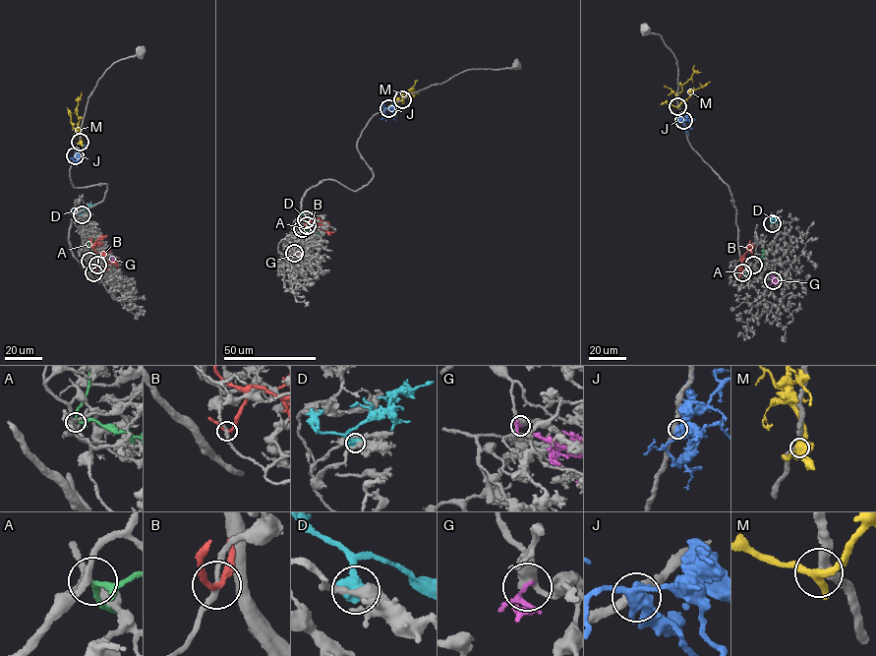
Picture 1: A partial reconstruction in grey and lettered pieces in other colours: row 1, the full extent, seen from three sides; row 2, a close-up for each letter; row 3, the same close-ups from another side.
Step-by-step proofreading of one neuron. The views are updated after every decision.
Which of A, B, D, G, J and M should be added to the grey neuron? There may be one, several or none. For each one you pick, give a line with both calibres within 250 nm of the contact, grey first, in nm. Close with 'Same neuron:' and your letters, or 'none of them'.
Same neuron: none of them

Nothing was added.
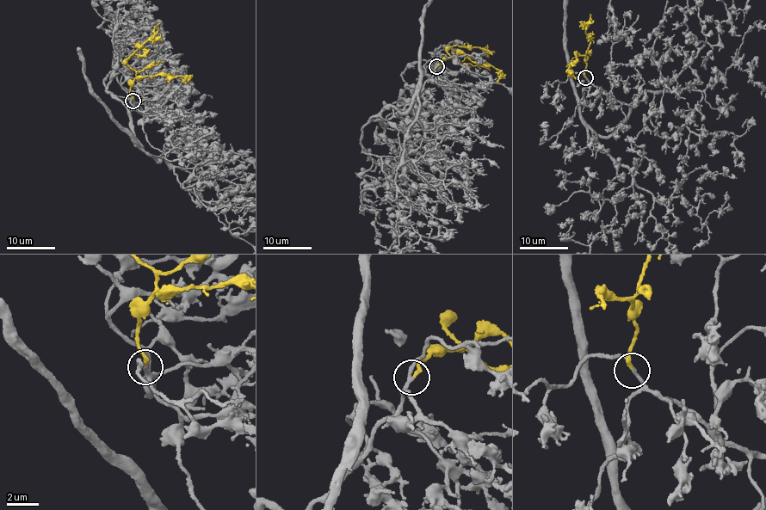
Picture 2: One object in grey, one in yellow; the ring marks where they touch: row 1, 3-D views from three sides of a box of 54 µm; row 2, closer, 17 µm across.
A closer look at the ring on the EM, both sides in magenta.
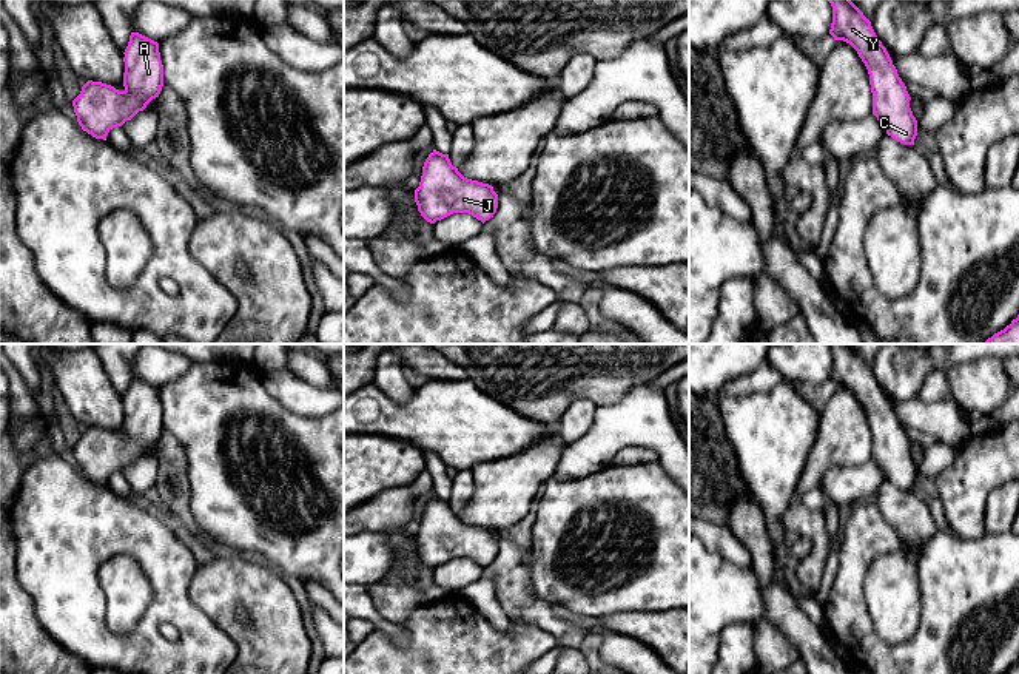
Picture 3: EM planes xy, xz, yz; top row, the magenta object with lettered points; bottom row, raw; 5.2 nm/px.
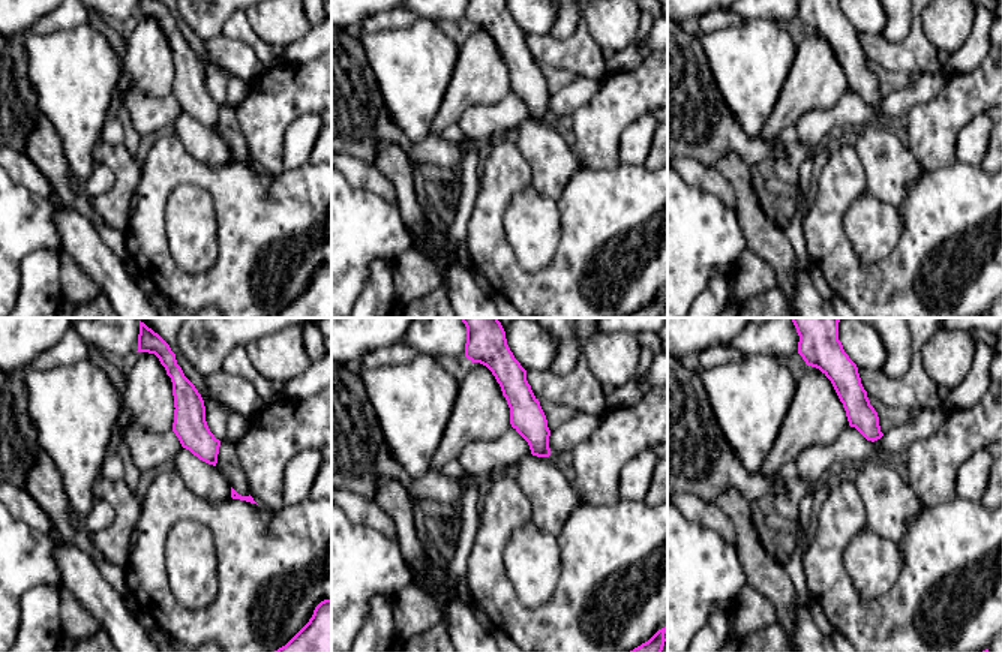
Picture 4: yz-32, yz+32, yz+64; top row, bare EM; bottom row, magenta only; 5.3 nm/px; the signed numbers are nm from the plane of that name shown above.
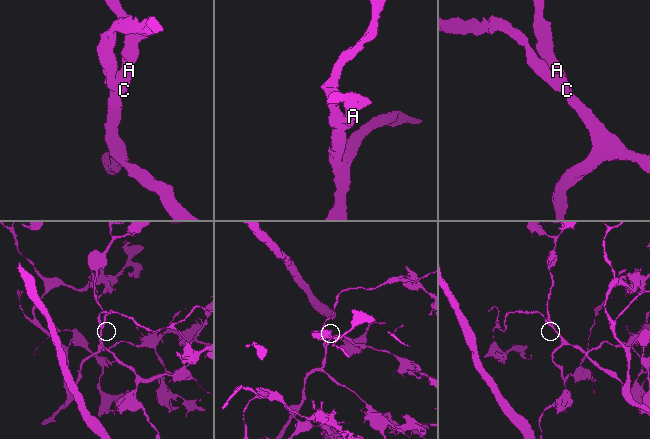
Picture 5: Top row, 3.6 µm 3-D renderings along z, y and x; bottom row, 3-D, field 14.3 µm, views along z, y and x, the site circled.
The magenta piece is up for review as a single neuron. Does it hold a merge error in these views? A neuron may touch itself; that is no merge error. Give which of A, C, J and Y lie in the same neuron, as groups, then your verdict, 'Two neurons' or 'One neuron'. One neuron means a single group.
Groups: A C J Y. One neuron

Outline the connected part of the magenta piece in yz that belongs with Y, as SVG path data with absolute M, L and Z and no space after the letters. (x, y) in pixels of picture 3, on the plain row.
M828 344L828 347L832 352L829 379L834 386L849 389L868 415L873 460L894 486L914 490L917 466L910 453L911 443L871 367L849 344Z

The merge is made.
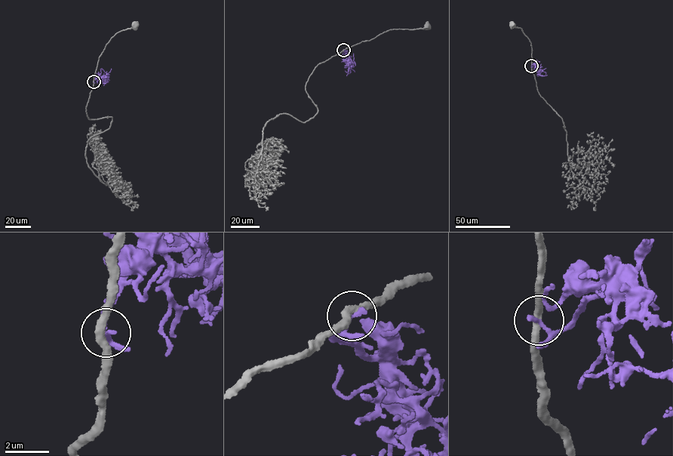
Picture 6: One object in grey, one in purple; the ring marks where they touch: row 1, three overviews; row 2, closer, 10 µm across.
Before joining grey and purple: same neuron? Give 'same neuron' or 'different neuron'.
different neuron

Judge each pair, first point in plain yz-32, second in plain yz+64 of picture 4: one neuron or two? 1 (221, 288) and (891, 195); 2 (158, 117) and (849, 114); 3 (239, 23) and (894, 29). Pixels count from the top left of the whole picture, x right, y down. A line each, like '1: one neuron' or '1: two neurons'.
1: two neurons
2: one neuron
3: one neuron

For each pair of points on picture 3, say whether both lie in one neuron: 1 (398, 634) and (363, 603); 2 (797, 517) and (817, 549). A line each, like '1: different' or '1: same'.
1: same
2: same

